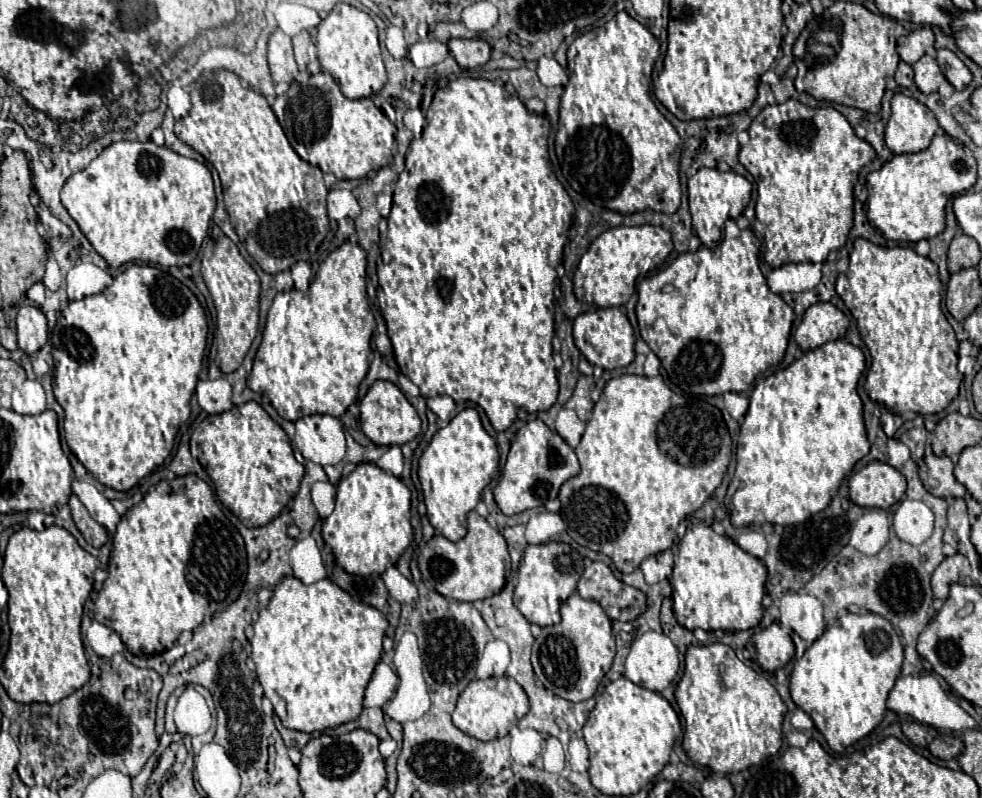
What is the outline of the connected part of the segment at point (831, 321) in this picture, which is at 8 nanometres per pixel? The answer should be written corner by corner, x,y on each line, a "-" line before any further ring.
814,303
806,309
794,339
804,349
816,349
828,341
842,339
848,331
848,317
832,303

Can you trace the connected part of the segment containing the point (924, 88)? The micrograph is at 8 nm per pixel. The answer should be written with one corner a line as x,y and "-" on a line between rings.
924,55
916,65
914,65
914,83
924,95
930,95
938,91
938,85
944,81
944,75
938,67
938,63
930,57

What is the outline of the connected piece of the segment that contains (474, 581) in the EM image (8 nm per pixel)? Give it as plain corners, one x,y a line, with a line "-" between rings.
470,511
468,533
456,543
448,541
442,535
434,535
420,551
418,567
422,577
430,581
440,595
456,601
478,601
502,591
508,571
504,559
509,556
504,535
476,511

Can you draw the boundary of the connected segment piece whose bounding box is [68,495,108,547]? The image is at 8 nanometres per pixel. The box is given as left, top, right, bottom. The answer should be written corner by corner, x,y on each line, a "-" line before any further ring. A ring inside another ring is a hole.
76,495
70,497
70,503
68,503
68,505
70,505
72,519
74,519
78,531
84,535
84,539
86,539
90,545
94,545
94,547
102,547
102,545
106,543
106,539
108,539
106,529
90,517
90,513
86,511
86,507
80,503
80,499
78,499

